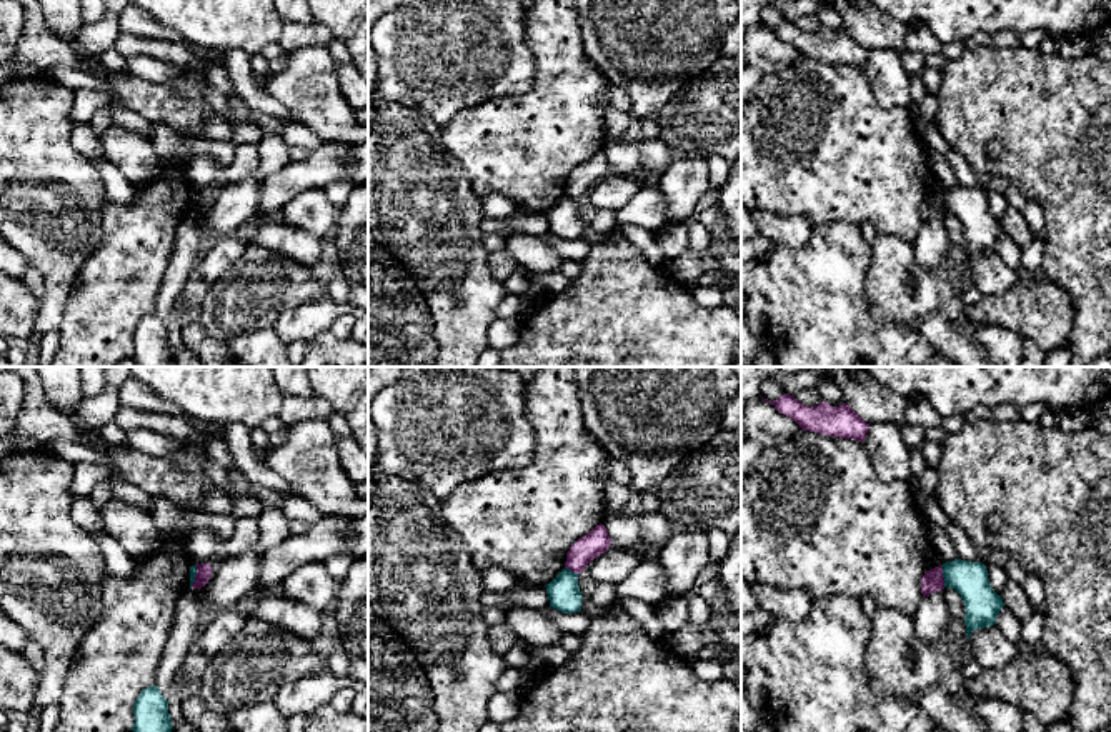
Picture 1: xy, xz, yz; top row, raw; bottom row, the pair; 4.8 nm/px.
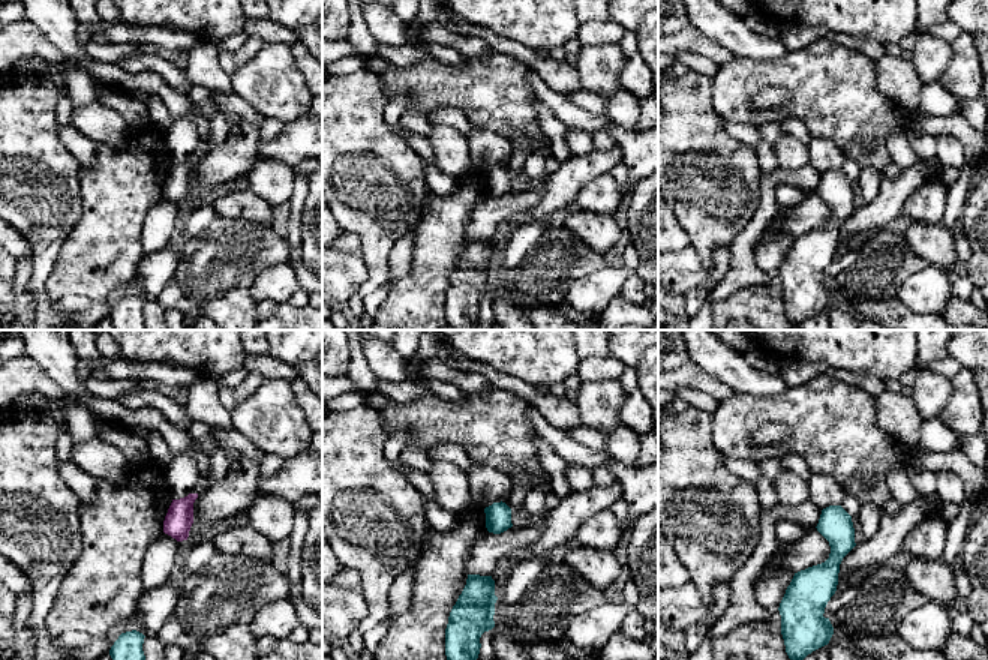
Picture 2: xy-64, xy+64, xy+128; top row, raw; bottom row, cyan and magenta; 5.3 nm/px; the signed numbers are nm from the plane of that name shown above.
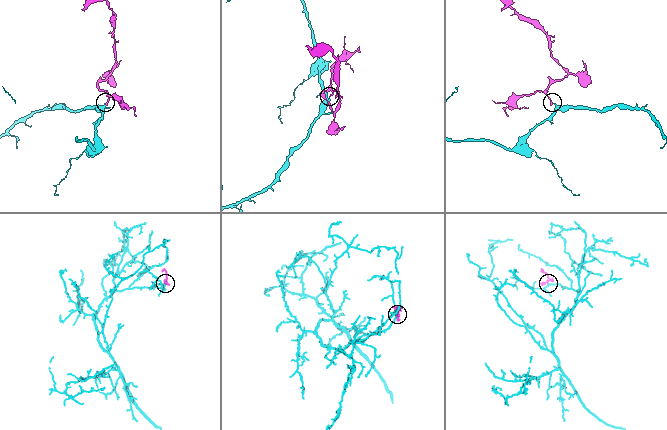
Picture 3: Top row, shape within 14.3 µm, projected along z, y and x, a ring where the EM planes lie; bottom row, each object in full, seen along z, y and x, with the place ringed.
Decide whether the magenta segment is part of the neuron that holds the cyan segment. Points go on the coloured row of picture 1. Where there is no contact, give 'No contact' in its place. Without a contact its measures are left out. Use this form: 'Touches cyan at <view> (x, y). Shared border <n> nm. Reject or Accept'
Touches cyan at yz (943, 576). Shared border 110 nm. Reject

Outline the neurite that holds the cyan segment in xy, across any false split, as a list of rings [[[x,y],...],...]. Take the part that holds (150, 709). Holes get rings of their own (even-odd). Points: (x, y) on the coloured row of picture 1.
[[[157,685],[140,692],[133,705],[135,724],[133,732],[172,732],[172,717],[168,714],[168,700]]]

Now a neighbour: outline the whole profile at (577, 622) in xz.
[[[550,605],[541,607],[538,610],[543,615],[546,615],[551,622],[555,622],[561,632],[568,632],[580,637],[590,627],[591,617],[583,610],[573,614],[563,614]]]

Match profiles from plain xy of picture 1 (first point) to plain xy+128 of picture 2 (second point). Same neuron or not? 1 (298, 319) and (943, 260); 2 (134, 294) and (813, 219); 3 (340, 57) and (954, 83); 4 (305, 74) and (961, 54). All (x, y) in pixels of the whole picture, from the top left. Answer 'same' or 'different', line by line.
1: different
2: different
3: same
4: different

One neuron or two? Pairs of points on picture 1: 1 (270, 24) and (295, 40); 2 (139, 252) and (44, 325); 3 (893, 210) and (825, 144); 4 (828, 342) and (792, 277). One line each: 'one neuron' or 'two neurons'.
1: two neurons
2: two neurons
3: one neuron
4: one neuron

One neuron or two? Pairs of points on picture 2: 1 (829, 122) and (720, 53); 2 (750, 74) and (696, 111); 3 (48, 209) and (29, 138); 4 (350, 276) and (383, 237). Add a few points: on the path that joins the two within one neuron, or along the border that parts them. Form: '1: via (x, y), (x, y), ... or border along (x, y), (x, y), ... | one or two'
1: border along (735, 57), (720, 66) | two
2: border along (711, 78), (711, 102), (723, 119) | two
3: via (42, 191), (42, 182), (32, 168), (32, 156) | one
4: border along (360, 252), (365, 261), (366, 281), (357, 291) | two

